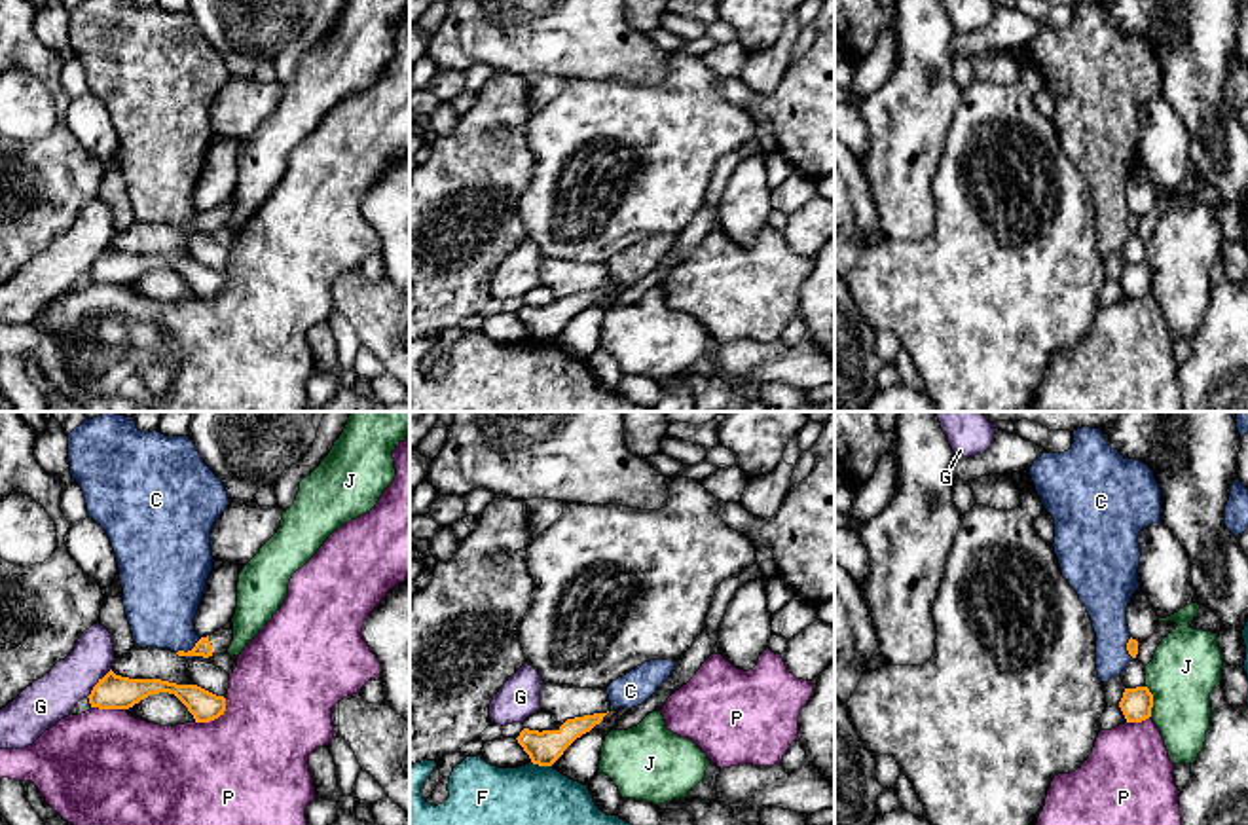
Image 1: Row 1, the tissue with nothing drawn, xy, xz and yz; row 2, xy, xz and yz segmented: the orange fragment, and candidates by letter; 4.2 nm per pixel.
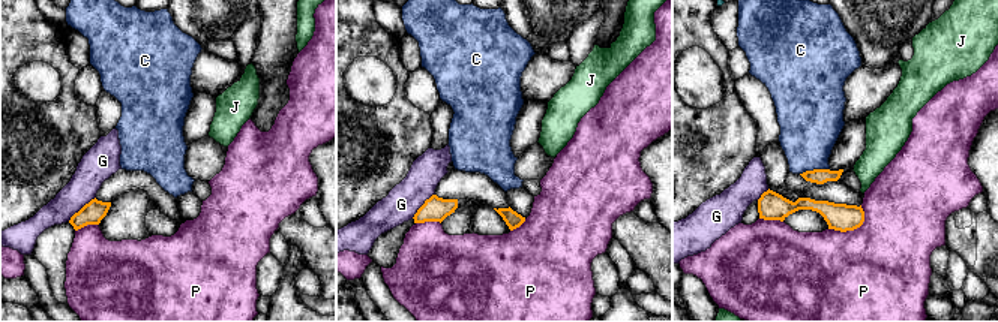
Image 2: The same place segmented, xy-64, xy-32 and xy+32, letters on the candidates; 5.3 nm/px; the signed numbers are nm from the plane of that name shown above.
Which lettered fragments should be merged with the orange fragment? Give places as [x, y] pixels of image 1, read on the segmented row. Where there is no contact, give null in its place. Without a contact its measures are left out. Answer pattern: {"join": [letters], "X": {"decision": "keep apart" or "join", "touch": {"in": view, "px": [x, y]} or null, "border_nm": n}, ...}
{"join": [], "C": {"decision": "keep apart", "touch": {"in": "xy", "px": [188, 651]}, "border_nm": 130}, "F": {"decision": "keep apart", "touch": {"in": "xz", "px": [541, 765]}, "border_nm": 90}, "G": {"decision": "keep apart", "touch": {"in": "xy", "px": [97, 683]}, "border_nm": 170}, "J": {"decision": "keep apart", "touch": {"in": "yz", "px": [1152, 700]}, "border_nm": 140}, "P": {"decision": "keep apart", "touch": {"in": "xy", "px": [215, 717]}, "border_nm": 170}}

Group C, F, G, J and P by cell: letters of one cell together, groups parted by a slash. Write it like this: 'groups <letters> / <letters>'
groups C / F / G / J / P

